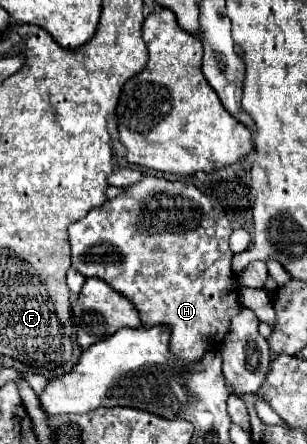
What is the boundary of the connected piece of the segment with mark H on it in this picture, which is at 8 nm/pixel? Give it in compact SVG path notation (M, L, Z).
M146 175L142 181L126 187L126 191L116 199L106 201L106 205L92 209L84 219L72 223L68 233L72 267L86 277L106 281L118 293L128 297L138 309L144 327L158 323L168 325L172 331L170 349L174 355L192 363L198 361L202 353L218 351L222 347L222 337L226 337L232 317L242 311L238 293L234 291L236 279L230 267L232 251L228 249L228 239L232 225L192 183Z

